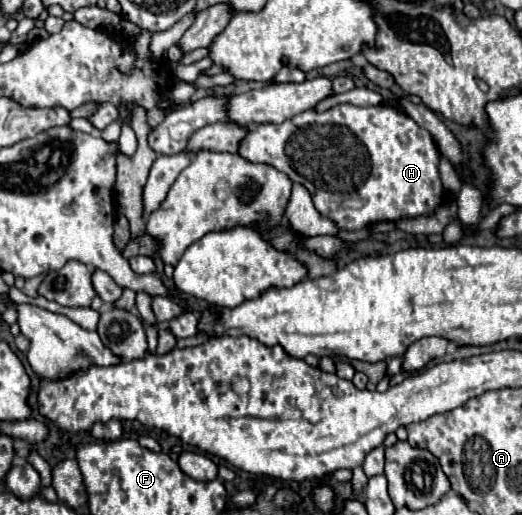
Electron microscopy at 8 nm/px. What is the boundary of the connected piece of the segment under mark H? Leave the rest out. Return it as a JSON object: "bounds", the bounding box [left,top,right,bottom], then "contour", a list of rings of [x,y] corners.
{"bounds":[237,103,449,231],"contour":[[[341,103],[323,113],[315,109],[303,111],[279,125],[253,125],[237,153],[247,161],[273,165],[293,183],[303,185],[311,193],[315,209],[331,219],[339,231],[357,231],[379,221],[431,215],[441,203],[449,201],[439,179],[439,153],[431,133],[391,105],[355,107]]]}

